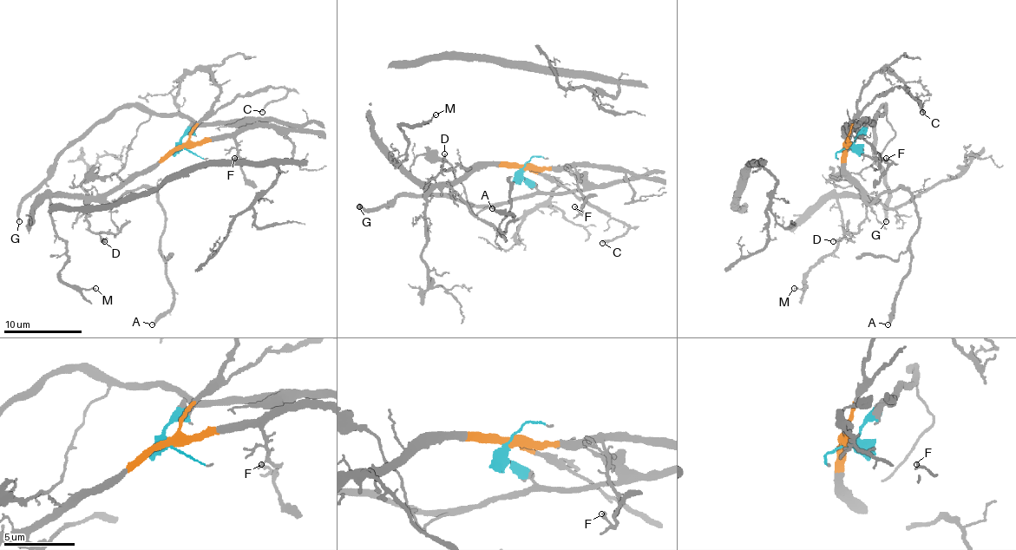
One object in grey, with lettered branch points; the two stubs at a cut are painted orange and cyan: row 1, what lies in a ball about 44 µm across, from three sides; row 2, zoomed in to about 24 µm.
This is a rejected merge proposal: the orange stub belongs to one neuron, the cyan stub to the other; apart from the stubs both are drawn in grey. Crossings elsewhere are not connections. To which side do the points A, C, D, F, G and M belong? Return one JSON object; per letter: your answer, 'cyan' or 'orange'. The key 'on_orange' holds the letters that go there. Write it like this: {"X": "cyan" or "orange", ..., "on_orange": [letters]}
{"A": "orange", "C": "orange", "D": "orange", "F": "orange", "G": "cyan", "M": "orange", "on_orange": ["A", "C", "D", "F", "M"]}

